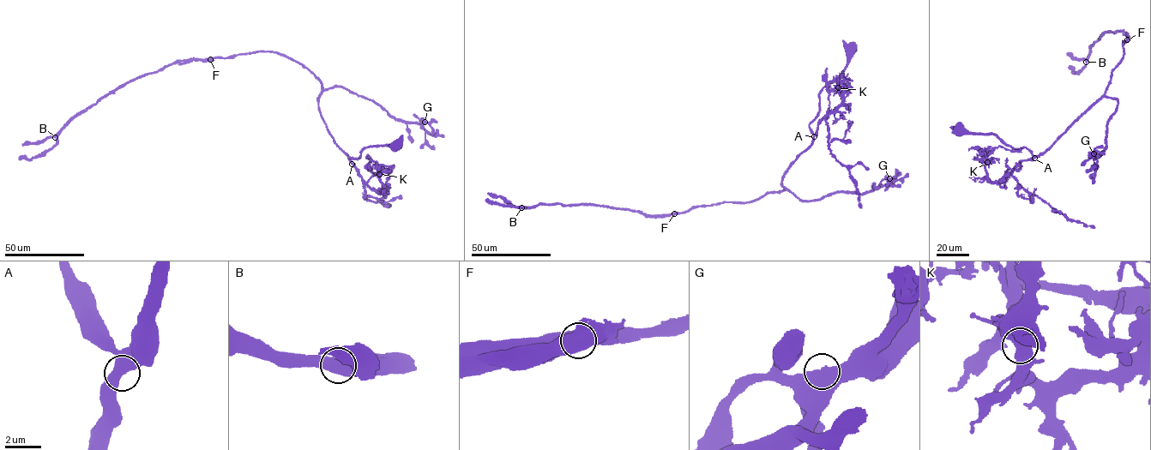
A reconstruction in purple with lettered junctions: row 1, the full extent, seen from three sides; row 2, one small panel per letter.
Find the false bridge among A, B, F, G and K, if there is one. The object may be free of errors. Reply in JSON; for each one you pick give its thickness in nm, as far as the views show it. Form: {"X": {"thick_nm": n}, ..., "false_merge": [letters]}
{"F": {"thick_nm": 1050}, "false_merge": ["F"]}

